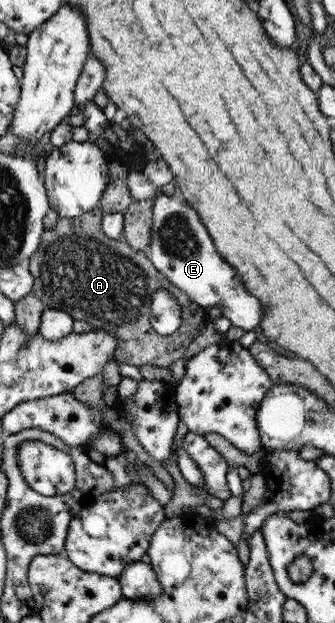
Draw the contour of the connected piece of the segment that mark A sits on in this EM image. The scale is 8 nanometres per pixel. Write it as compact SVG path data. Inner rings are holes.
M90 211L76 218L63 218L55 224L53 229L46 229L42 237L42 245L38 252L31 257L27 264L31 276L34 276L33 293L37 295L45 309L55 309L69 313L74 320L90 322L95 330L102 330L114 334L118 338L115 347L114 361L131 364L141 368L145 364L169 368L175 361L185 357L193 338L198 335L202 324L209 321L207 310L192 301L185 292L175 288L166 277L154 267L145 251L131 248L124 240L111 240L102 232L102 212ZM158 290L167 290L182 306L181 326L170 335L163 335L155 330L151 324L150 304Z

